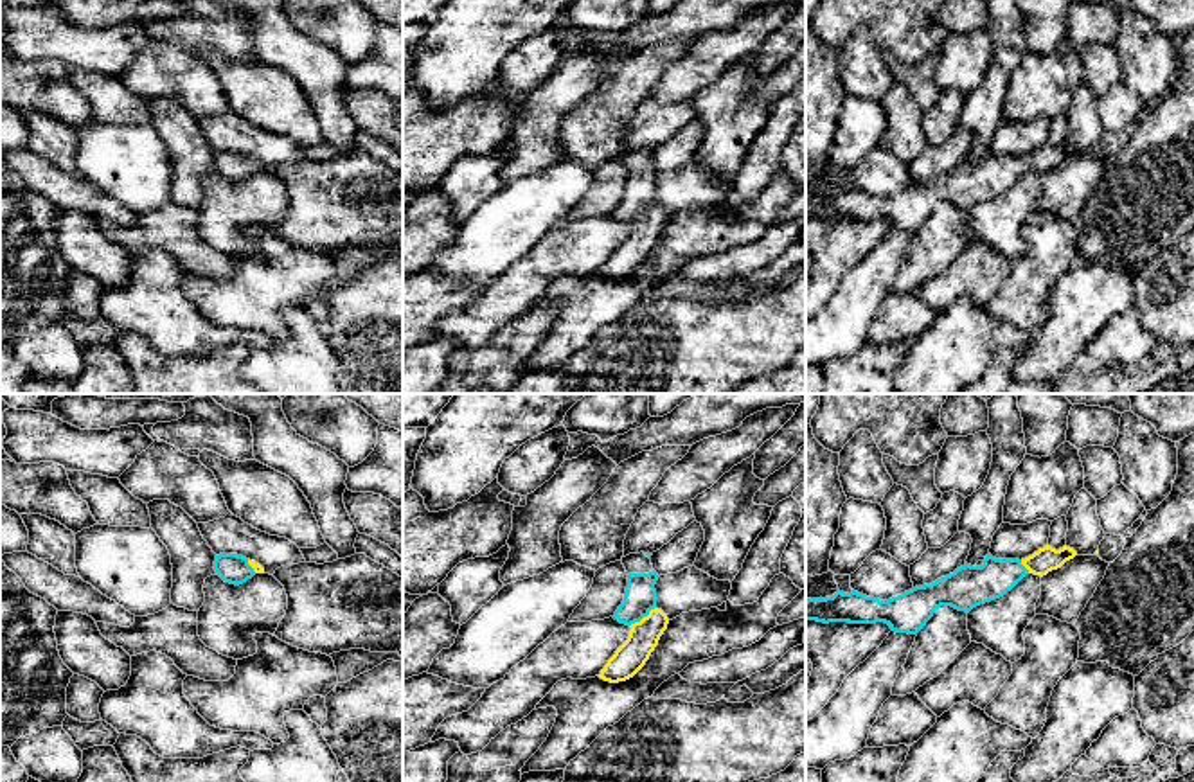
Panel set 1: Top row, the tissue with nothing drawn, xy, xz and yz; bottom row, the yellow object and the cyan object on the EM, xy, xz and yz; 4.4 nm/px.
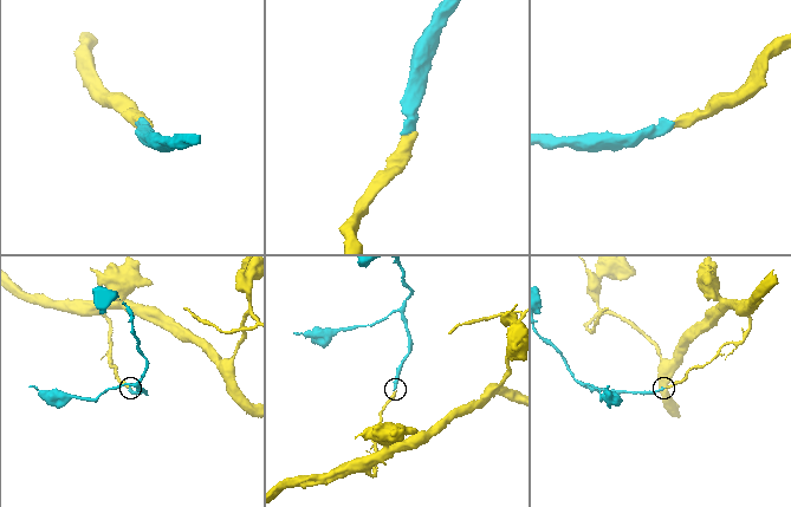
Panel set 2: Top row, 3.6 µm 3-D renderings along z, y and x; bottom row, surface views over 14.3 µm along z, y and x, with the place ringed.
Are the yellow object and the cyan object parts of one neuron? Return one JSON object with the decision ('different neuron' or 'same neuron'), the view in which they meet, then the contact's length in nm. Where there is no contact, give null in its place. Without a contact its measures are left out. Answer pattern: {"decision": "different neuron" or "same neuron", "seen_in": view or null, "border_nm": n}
{"decision": "same neuron", "seen_in": "xz", "border_nm": 150}

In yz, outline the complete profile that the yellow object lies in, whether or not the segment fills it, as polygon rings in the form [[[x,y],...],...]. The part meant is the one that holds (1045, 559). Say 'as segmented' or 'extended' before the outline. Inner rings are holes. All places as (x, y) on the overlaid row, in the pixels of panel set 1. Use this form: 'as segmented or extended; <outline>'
extended; [[[1045,545],[1025,559],[996,559],[985,555],[982,566],[964,564],[931,584],[915,586],[888,600],[858,591],[836,591],[825,599],[806,600],[806,622],[885,622],[896,633],[917,635],[940,606],[969,613],[973,608],[996,600],[1011,591],[1025,575],[1047,575],[1074,559],[1070,547],[1059,550]]]

